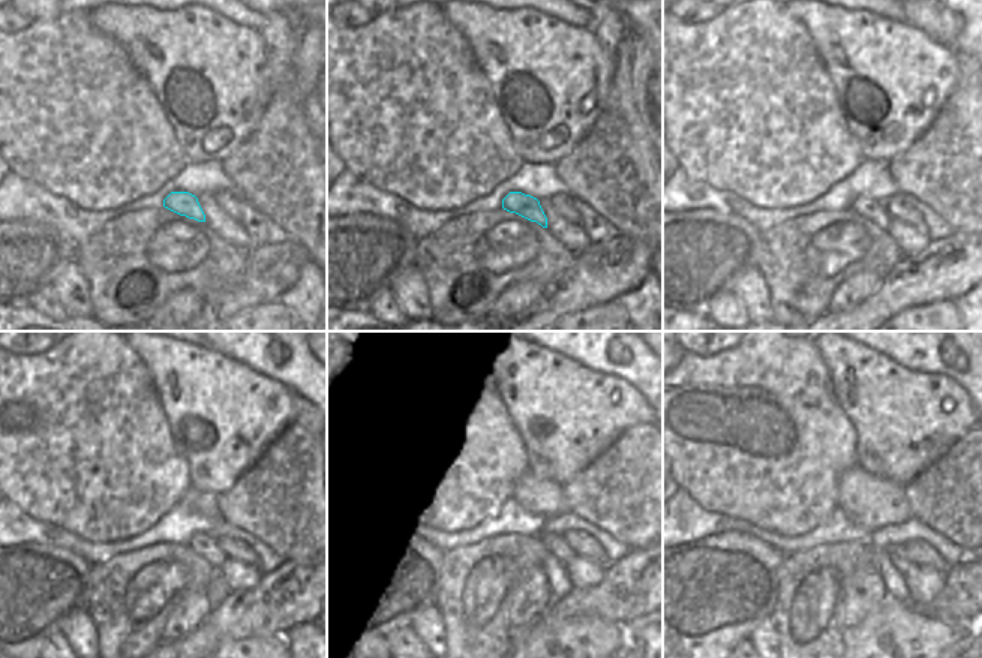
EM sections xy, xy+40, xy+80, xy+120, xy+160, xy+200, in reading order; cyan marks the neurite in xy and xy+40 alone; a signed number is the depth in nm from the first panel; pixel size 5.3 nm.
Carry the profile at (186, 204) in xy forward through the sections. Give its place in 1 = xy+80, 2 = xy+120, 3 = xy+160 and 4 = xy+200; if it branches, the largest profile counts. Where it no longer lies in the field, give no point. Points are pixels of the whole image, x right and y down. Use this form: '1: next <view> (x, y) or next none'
1: next xy+80 (873, 210)
2: next xy+120 (204, 544)
3: next xy+160 (556, 546)
4: next xy+200 (897, 553)

